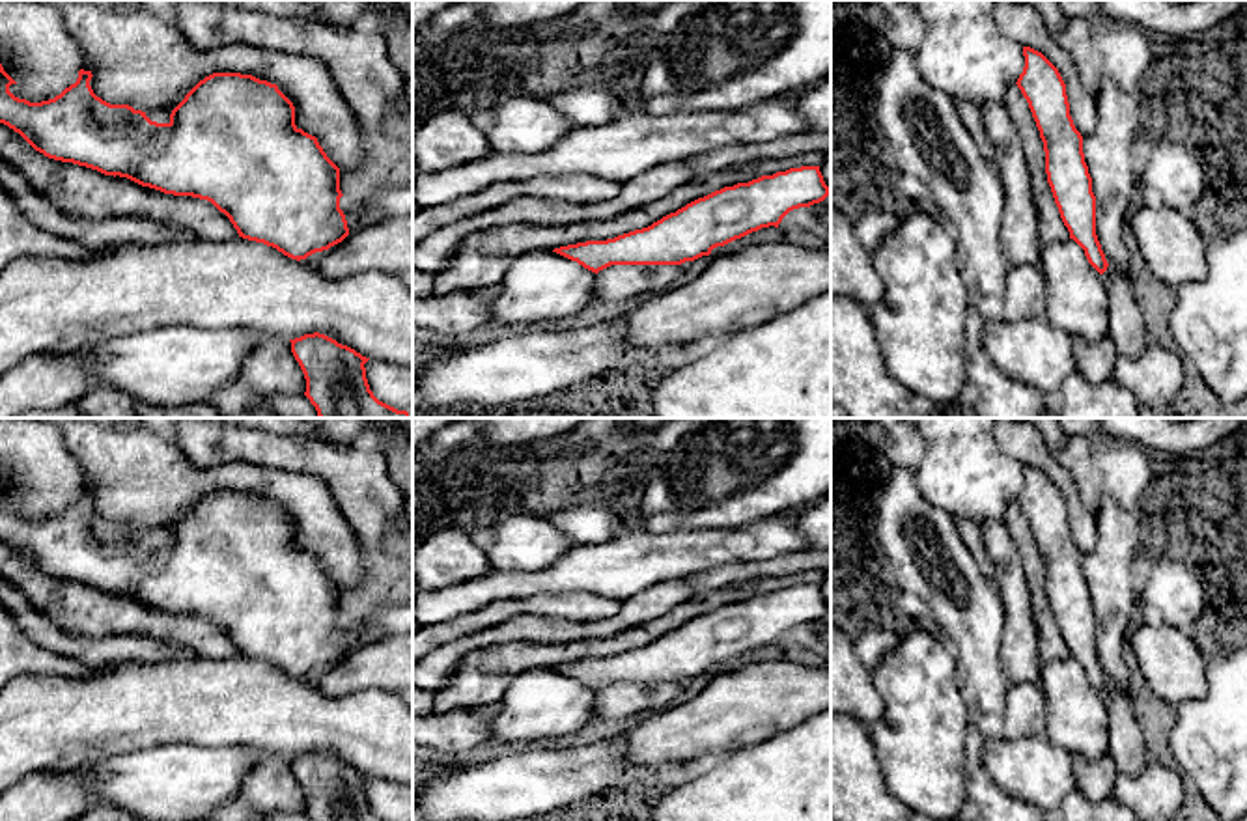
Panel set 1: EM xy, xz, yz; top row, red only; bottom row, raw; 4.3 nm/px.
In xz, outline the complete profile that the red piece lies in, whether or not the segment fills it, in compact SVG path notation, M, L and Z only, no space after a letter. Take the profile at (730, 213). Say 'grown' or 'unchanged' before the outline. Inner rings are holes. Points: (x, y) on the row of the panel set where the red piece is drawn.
unchanged | M820 166L790 168L715 190L648 228L553 252L595 274L610 265L681 265L762 228L778 228L790 211L829 194Z

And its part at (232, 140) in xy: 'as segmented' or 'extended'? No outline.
as segmented

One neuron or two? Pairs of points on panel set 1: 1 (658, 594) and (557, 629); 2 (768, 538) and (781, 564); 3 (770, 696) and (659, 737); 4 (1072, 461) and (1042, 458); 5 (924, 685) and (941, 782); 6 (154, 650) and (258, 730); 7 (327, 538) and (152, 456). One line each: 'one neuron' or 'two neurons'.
1: one neuron
2: two neurons
3: one neuron
4: two neurons
5: one neuron
6: two neurons
7: one neuron

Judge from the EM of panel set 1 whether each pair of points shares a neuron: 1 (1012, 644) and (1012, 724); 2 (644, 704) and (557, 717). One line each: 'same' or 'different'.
1: different
2: same

